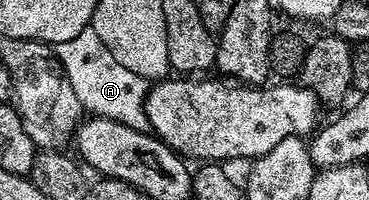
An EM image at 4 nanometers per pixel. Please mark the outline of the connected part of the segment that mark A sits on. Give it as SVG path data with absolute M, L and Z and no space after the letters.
M93 26L85 27L68 42L55 44L54 55L76 92L85 112L97 118L120 121L137 131L147 132L150 122L146 113L146 95L149 80L121 65L108 50L108 45L97 36Z

